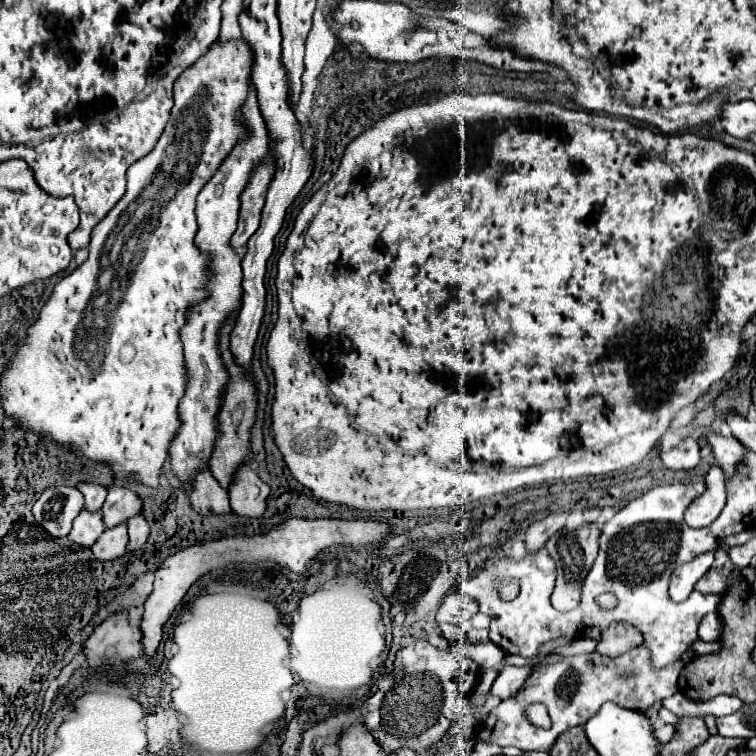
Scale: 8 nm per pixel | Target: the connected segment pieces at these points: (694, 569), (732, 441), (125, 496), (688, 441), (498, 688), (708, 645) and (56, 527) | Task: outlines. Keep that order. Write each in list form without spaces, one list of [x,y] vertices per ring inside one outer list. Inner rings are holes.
[[[711,550],[709,554],[701,554],[697,558],[693,558],[691,562],[685,562],[685,564],[677,566],[677,570],[673,570],[673,578],[671,578],[671,586],[669,586],[671,600],[683,602],[685,598],[689,598],[697,580],[711,568],[713,552],[715,550]]]
[[[707,432],[707,442],[711,444],[715,460],[723,468],[725,476],[727,478],[733,476],[735,474],[735,466],[743,460],[743,454],[745,454],[743,444],[739,444],[737,438],[733,438],[733,436],[727,438],[727,436],[715,434],[715,432]]]
[[[109,486],[107,500],[101,508],[103,522],[107,528],[127,522],[131,516],[141,512],[141,498],[127,486]]]
[[[685,438],[673,450],[661,452],[661,460],[671,470],[689,470],[699,464],[699,444],[693,438]]]
[[[527,664],[527,666],[505,666],[499,672],[497,680],[493,682],[491,696],[499,696],[501,700],[511,698],[513,694],[517,694],[523,688],[523,684],[527,682],[531,670],[533,670],[533,664]]]
[[[697,639],[690,645],[690,648],[694,650],[697,655],[705,655],[719,651],[721,649],[721,643],[719,641],[704,642]]]
[[[49,486],[33,504],[33,516],[51,536],[67,536],[81,508],[83,494],[77,488]]]

